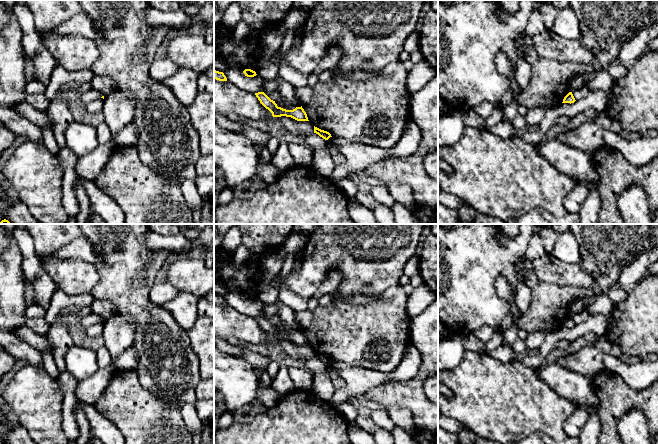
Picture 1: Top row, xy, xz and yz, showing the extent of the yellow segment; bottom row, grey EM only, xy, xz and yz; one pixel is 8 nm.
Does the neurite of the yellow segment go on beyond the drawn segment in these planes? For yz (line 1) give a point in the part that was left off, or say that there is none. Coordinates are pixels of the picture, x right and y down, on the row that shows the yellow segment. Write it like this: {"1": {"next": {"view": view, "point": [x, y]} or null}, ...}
{"1": {"next": null}}

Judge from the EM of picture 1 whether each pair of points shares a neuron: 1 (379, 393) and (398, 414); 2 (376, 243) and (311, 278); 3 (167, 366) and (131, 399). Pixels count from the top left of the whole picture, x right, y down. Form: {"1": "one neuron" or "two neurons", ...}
{"1": "two neurons", "2": "one neuron", "3": "two neurons"}

